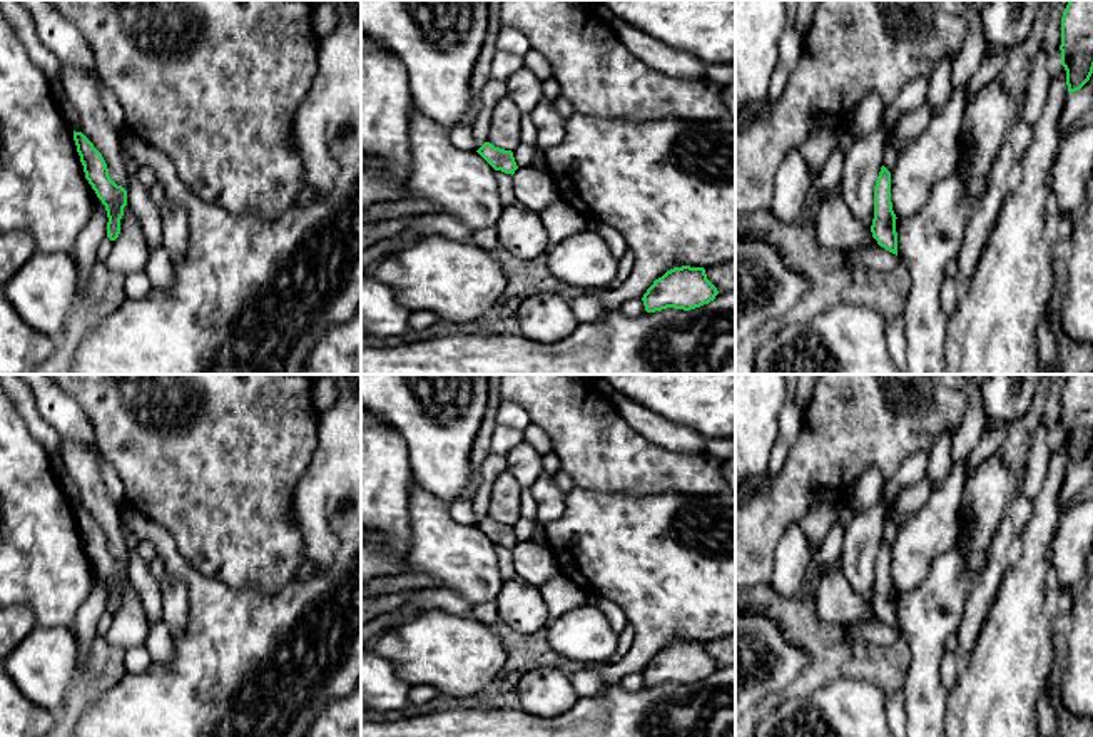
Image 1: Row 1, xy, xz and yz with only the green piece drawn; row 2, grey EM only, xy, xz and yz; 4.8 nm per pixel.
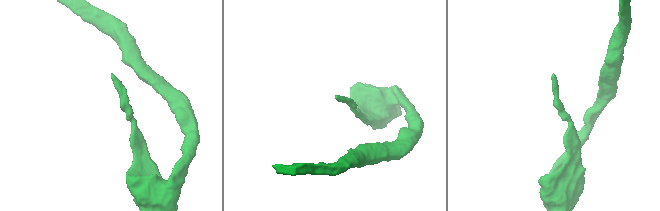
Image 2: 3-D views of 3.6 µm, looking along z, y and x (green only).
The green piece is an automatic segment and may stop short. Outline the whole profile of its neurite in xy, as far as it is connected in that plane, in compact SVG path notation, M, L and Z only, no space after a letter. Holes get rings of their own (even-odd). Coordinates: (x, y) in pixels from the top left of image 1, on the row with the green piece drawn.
M74 130L74 140L84 165L85 179L105 206L109 217L107 237L115 241L120 234L120 219L124 216L124 207L127 206L127 191L110 179L102 154L82 132Z

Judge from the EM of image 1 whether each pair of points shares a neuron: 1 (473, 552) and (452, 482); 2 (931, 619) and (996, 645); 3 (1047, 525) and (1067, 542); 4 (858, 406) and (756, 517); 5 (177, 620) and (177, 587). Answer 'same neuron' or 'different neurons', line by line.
1: different neurons
2: different neurons
3: different neurons
4: same neuron
5: same neuron

